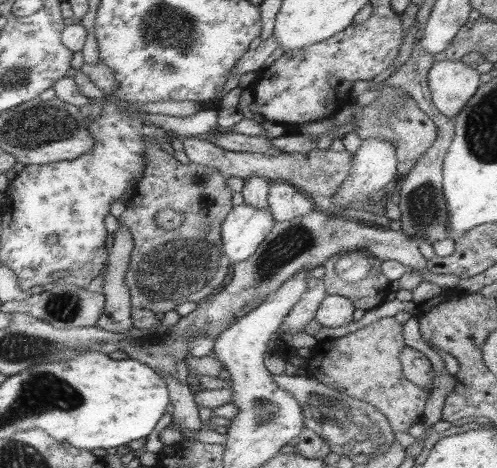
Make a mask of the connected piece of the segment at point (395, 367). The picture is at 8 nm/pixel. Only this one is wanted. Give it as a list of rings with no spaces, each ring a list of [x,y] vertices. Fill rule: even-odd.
[[[387,316],[341,338],[317,342],[309,352],[305,370],[309,378],[315,378],[317,382],[349,398],[373,406],[387,420],[393,432],[407,432],[411,426],[421,424],[433,386],[419,388],[417,384],[411,384],[411,380],[403,378],[403,368],[397,362],[397,356],[403,348],[403,324],[399,324],[393,316]]]

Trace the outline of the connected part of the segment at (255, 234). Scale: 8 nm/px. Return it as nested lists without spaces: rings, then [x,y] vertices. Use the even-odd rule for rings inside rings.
[[[245,202],[241,206],[233,206],[219,228],[223,254],[233,266],[241,264],[255,254],[259,244],[271,232],[273,224],[275,220],[269,210],[263,212]]]

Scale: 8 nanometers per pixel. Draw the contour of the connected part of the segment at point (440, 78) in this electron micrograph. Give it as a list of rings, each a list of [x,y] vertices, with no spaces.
[[[441,60],[431,66],[427,86],[435,108],[447,118],[455,118],[481,86],[481,76],[475,66],[467,62]]]

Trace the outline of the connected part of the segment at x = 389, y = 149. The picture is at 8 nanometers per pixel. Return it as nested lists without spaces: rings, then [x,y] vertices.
[[[381,136],[363,138],[359,150],[353,154],[349,178],[341,184],[341,190],[333,196],[333,198],[335,198],[335,206],[347,206],[349,202],[363,204],[367,194],[377,192],[377,190],[385,188],[387,184],[393,184],[393,182],[395,182],[395,176],[397,176],[395,166],[397,166],[397,160],[395,160],[395,146],[393,146],[391,140],[381,138]]]

